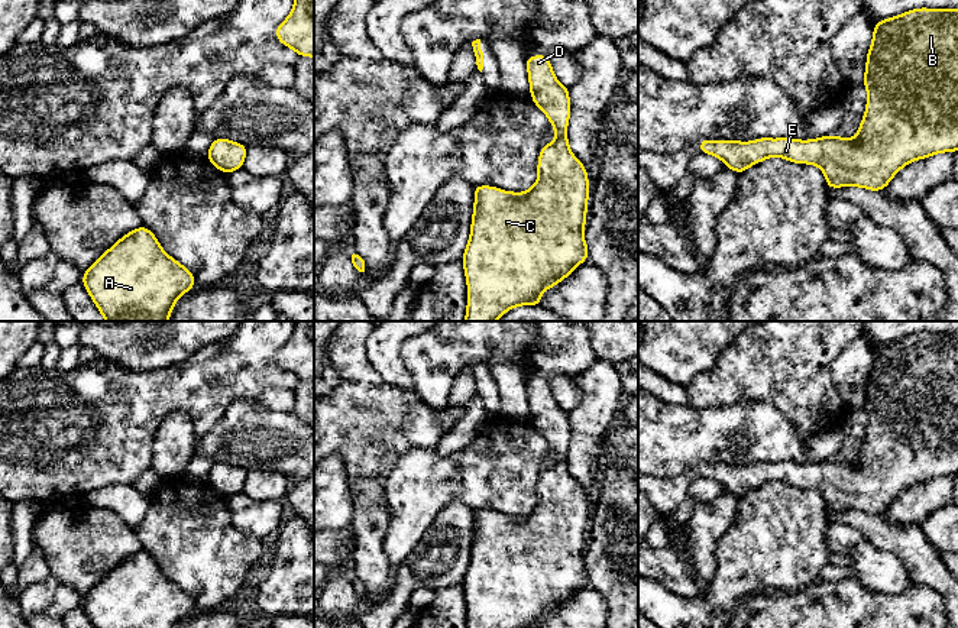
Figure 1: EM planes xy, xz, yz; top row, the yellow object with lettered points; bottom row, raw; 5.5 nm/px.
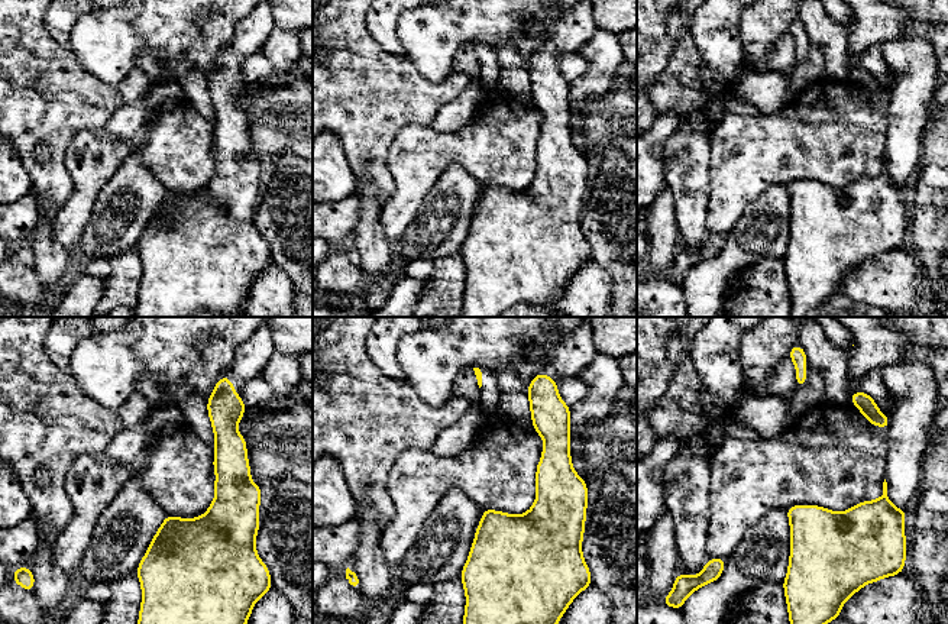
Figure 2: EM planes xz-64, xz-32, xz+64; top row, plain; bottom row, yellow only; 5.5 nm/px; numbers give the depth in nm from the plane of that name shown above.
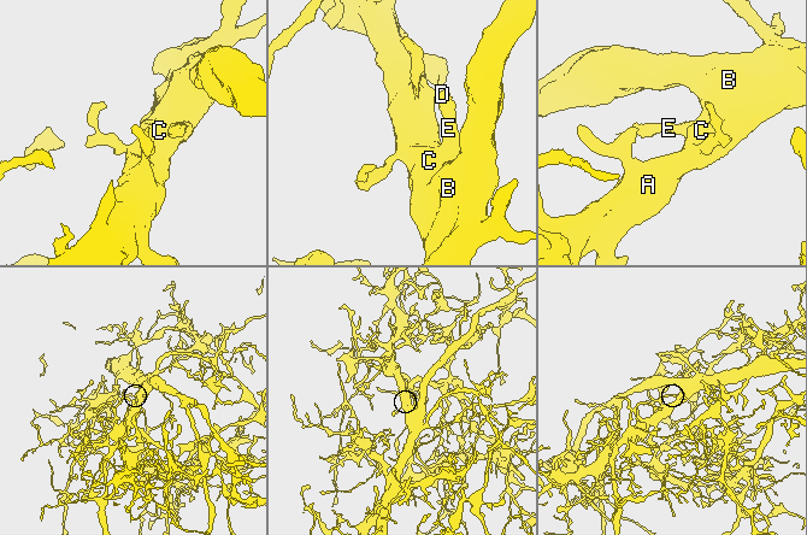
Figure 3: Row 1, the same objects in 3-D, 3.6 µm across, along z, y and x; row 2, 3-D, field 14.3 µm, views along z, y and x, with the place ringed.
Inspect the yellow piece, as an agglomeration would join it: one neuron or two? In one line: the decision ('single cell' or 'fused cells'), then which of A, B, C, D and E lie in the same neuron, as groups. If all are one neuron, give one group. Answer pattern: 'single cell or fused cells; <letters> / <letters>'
single cell; A B C D E

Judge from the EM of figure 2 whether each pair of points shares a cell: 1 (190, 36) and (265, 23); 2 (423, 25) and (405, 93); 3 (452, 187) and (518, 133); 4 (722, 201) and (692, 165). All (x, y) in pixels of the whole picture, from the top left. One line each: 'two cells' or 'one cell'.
1: two cells
2: two cells
3: two cells
4: two cells

